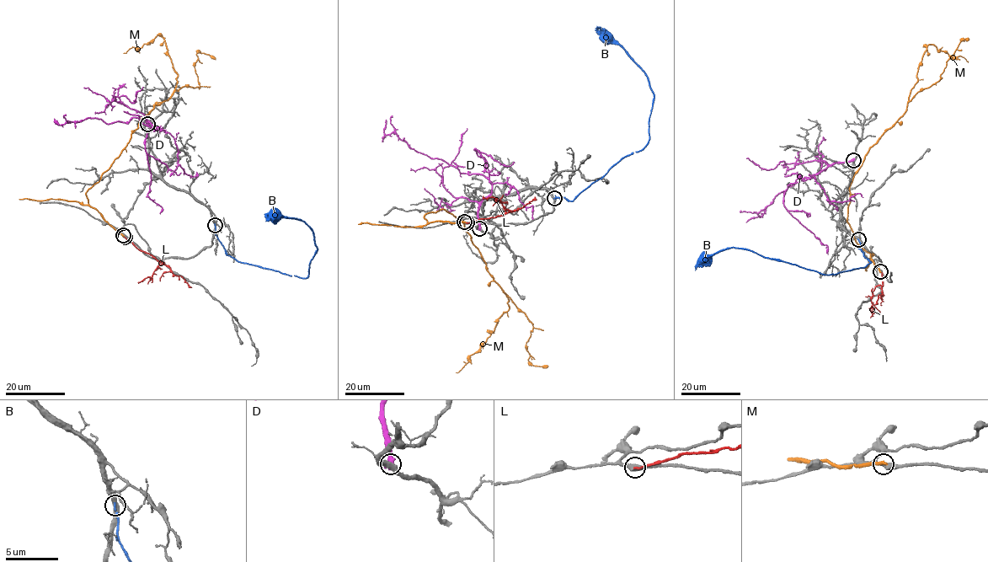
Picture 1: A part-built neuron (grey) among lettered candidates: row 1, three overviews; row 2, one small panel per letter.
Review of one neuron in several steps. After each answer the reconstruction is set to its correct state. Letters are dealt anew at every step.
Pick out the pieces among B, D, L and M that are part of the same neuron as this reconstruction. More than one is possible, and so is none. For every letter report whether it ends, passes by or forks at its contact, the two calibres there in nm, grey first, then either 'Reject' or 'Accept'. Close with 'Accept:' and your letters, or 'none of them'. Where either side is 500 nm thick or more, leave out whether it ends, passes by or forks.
B: It ends there. Thickness 440 nm (grey) against 200 nm. Accept
D: Thickness 440 nm (grey) against 700 nm. Reject
L: It ends there. Thickness 440 nm (grey) against 200 nm. Reject
M: It ends there. Thickness 440 nm (grey) against 360 nm. Reject
Accept: B

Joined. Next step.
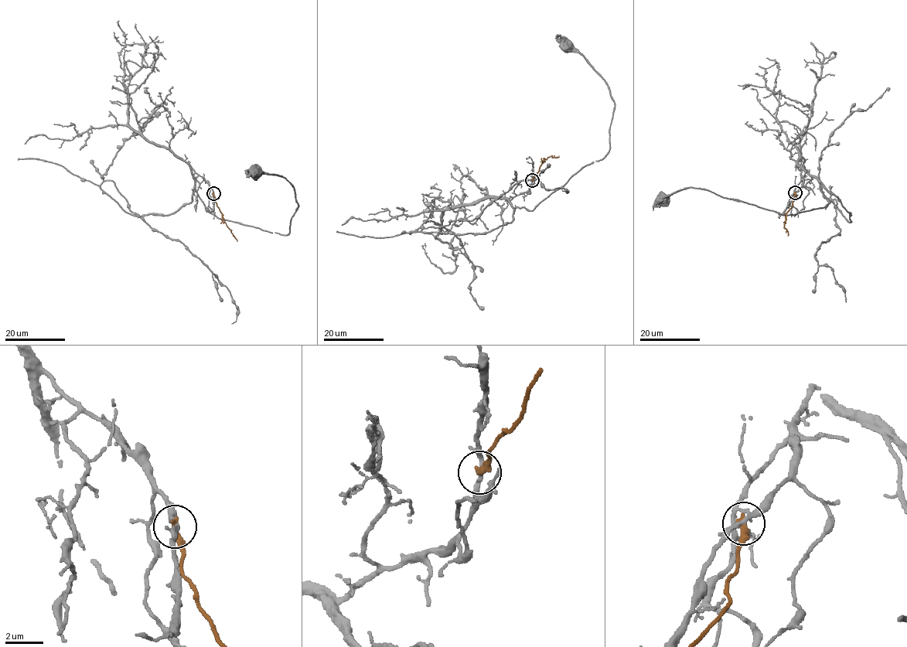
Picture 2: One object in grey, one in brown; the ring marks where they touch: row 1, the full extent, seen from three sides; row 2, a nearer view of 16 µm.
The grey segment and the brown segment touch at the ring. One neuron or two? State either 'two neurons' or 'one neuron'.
two neurons

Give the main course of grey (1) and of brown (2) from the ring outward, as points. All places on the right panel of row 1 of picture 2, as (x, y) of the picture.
1: (795, 192), (806, 171), (819, 182), (823, 196), (830, 202), (823, 207), (786, 215), (690, 187), (663, 199)
2: (795, 192), (792, 206), (786, 213), (785, 221), (784, 227), (788, 235)

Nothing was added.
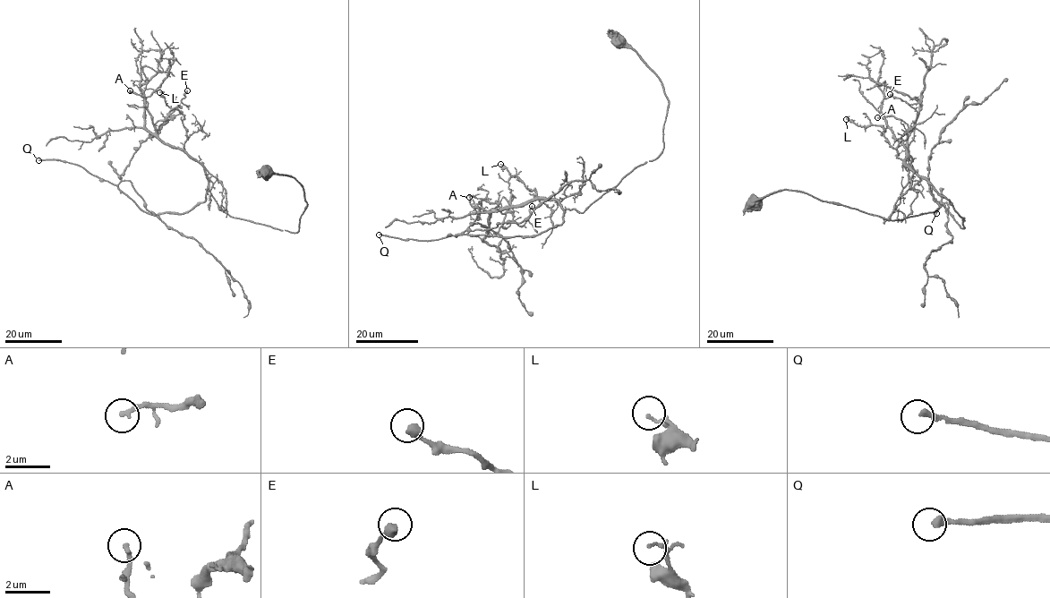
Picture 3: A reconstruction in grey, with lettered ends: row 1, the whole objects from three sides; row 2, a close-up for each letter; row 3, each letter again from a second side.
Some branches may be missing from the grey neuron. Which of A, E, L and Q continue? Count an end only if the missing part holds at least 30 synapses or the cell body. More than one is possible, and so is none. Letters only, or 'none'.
Q

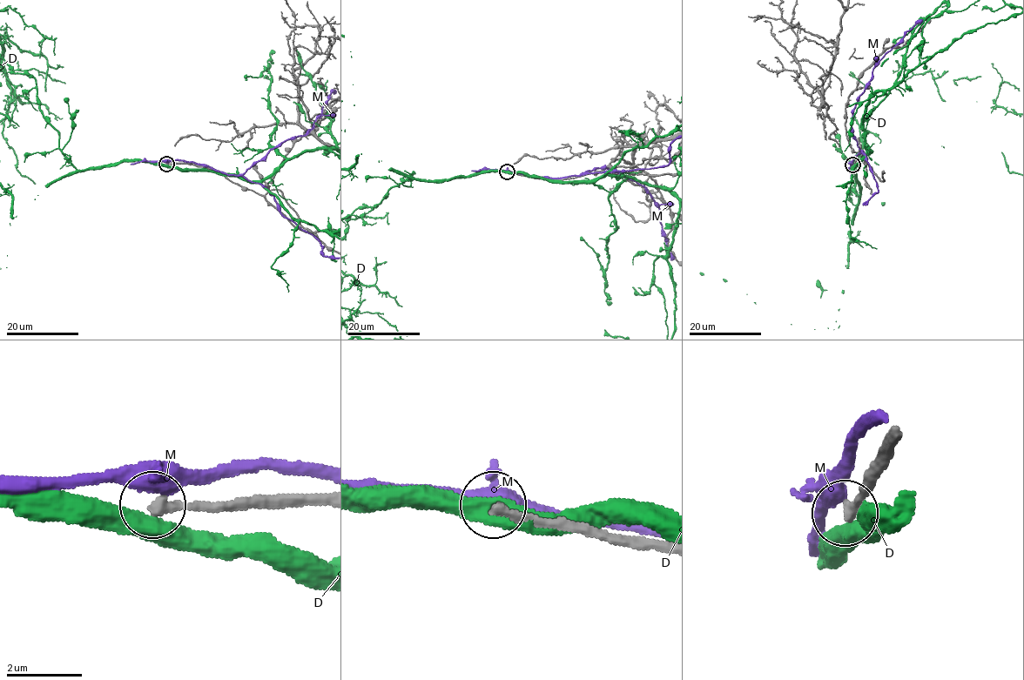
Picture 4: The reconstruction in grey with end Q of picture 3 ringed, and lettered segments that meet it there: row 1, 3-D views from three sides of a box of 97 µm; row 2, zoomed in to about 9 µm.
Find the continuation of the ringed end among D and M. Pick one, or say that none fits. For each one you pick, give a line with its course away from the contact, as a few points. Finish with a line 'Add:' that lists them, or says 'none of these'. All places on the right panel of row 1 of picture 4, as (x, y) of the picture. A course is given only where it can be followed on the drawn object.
Add: none of these

